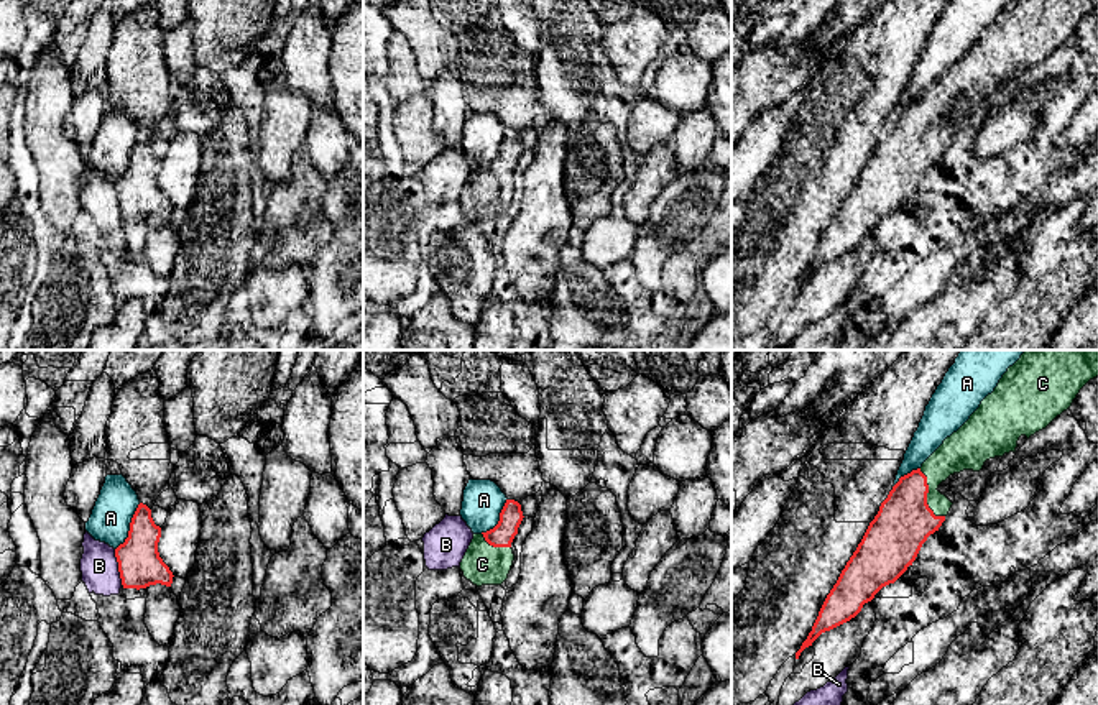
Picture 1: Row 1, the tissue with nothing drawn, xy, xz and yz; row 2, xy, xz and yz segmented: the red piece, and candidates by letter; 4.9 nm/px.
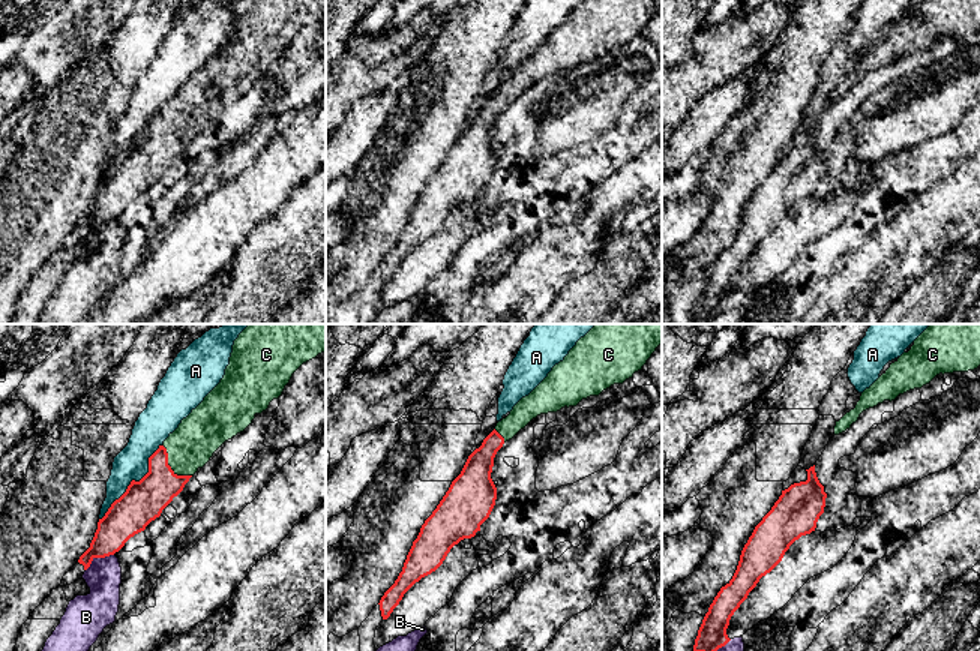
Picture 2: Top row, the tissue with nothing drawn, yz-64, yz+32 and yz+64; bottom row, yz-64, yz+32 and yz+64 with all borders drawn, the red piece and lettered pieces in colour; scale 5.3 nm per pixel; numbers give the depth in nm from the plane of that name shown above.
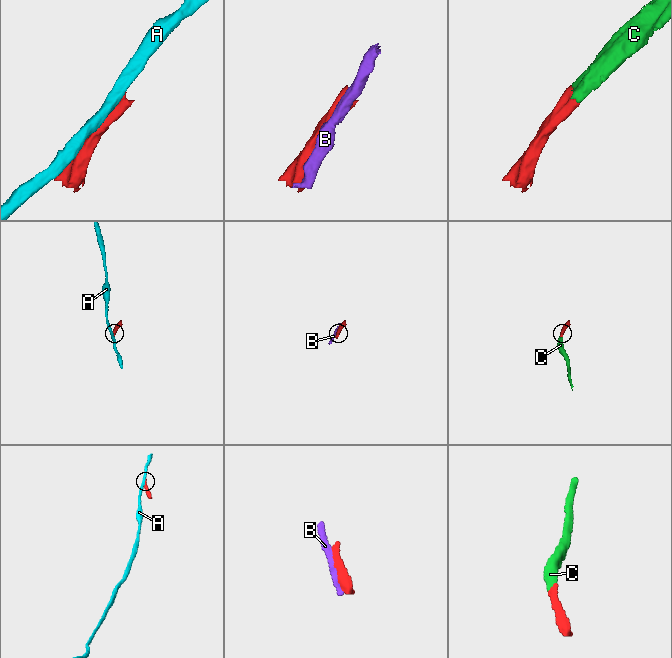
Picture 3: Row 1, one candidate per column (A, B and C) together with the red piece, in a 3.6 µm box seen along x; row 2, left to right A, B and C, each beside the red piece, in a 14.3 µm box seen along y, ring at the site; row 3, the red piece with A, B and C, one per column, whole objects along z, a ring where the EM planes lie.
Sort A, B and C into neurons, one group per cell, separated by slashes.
A / B / C

